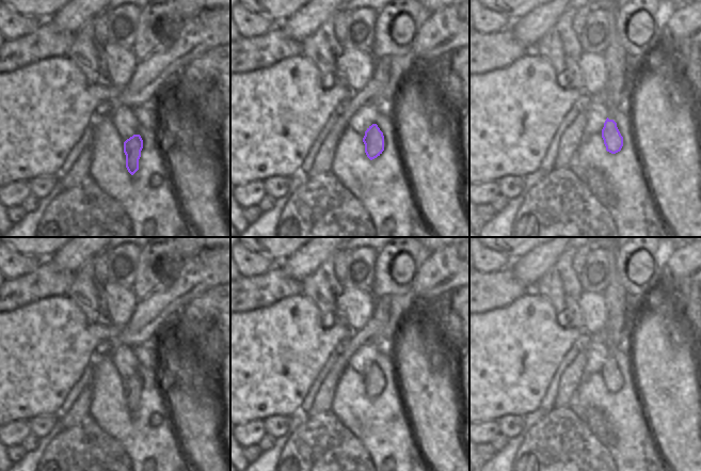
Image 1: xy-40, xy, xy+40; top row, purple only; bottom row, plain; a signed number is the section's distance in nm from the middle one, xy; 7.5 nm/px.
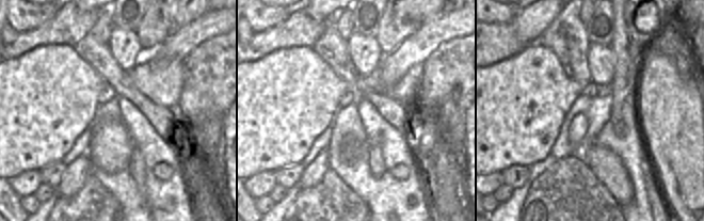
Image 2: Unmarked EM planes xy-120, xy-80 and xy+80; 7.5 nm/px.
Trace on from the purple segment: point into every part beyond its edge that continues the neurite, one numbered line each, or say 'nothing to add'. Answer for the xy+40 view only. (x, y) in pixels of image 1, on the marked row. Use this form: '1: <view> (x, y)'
1: xy+40 (620, 65)

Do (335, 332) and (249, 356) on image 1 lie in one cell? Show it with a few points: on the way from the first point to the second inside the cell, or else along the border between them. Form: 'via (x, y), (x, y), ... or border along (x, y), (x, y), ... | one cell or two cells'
via (314, 343), (284, 346), (270, 356) | one cell

